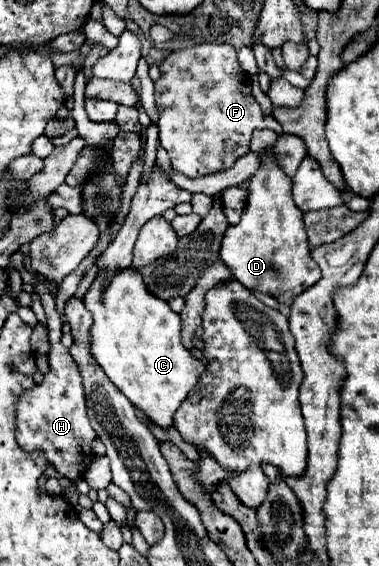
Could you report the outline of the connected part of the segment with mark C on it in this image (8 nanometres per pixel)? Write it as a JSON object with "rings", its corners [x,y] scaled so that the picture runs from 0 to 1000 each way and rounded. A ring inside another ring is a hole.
{"rings":[[[354,473],[317,477],[280,509],[264,491],[248,491],[222,519],[222,537],[248,562],[237,583],[243,625],[280,664],[401,746],[417,753],[454,753],[459,728],[544,654],[538,640],[512,633],[480,608],[475,555],[464,555],[438,530],[396,519]]]}

